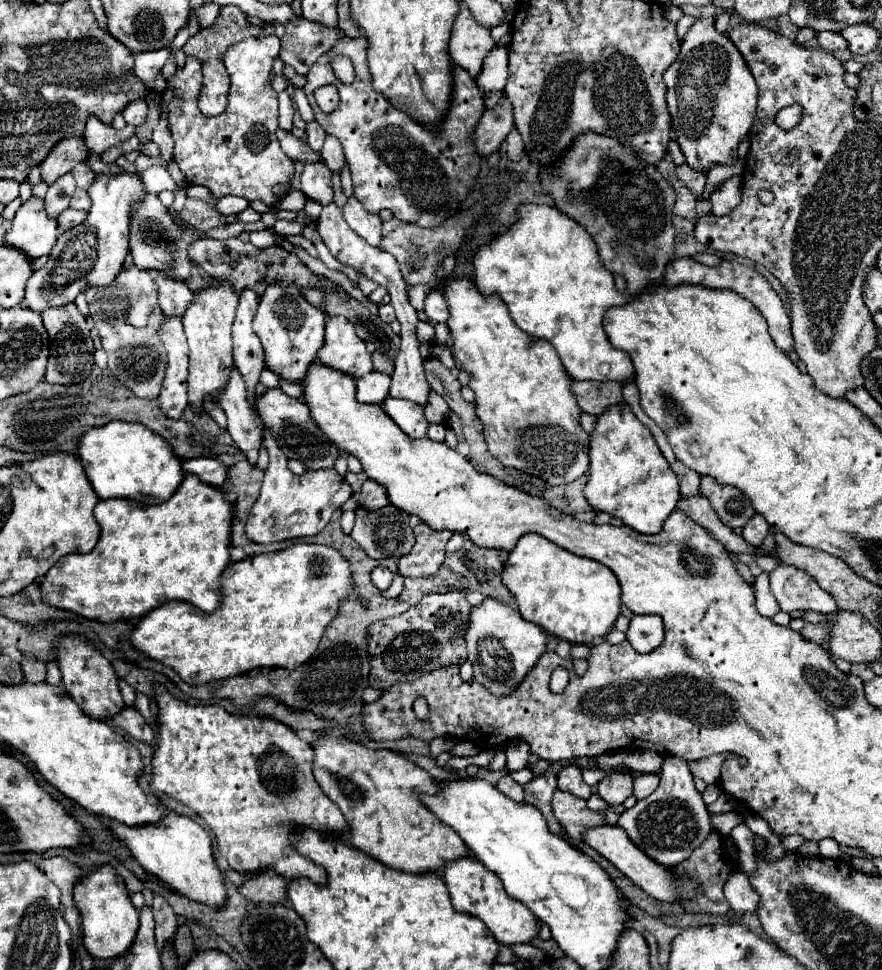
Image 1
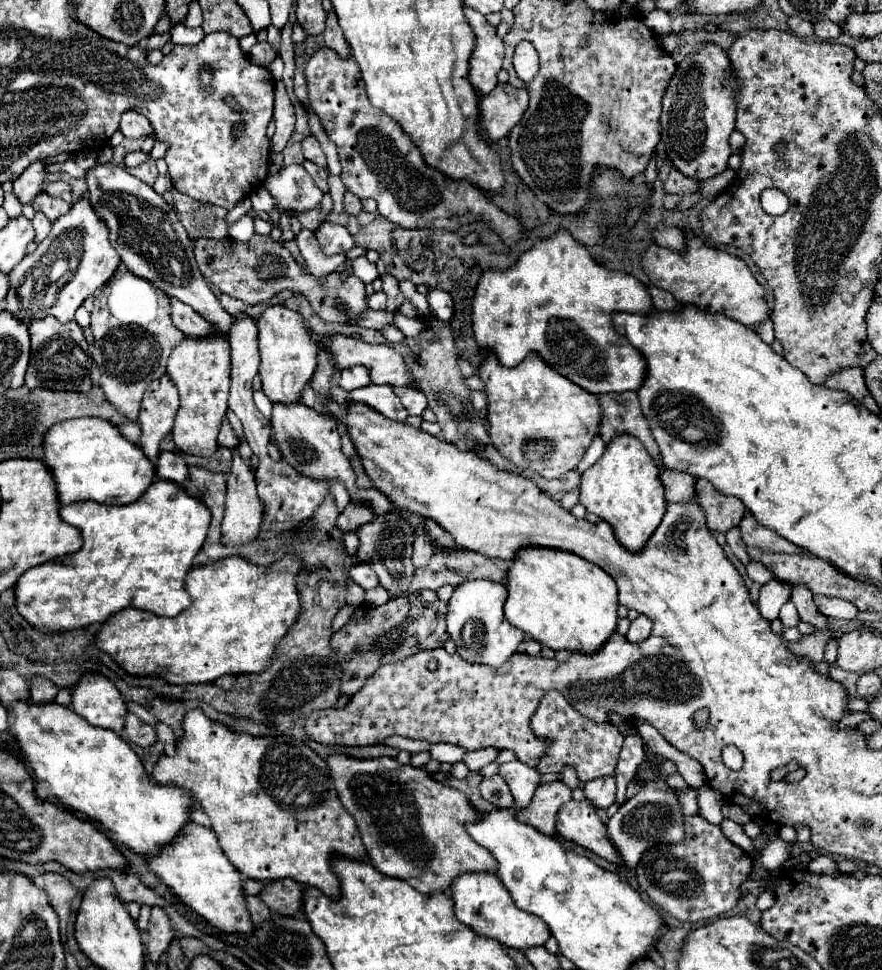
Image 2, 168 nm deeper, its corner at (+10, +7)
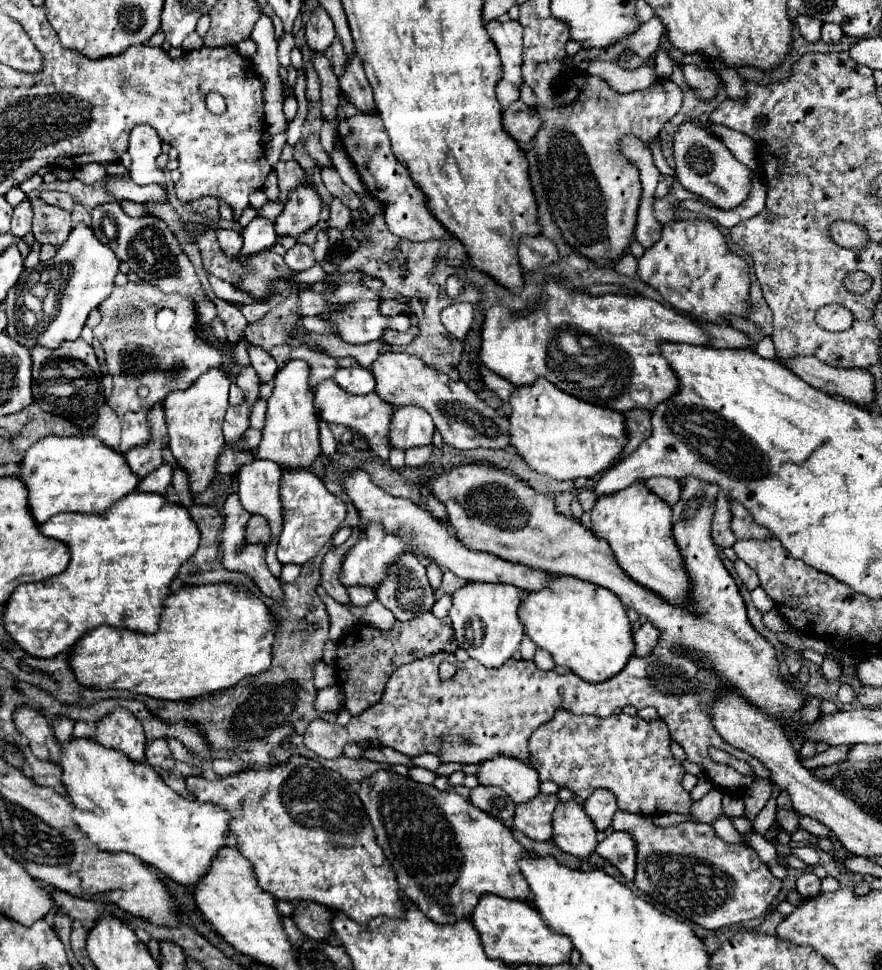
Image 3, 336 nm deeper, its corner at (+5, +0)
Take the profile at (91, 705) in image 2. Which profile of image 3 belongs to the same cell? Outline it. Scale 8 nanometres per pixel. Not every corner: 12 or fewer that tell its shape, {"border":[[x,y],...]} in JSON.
{"border":[[114,708],[96,720],[94,738],[136,762],[146,736],[130,710]]}

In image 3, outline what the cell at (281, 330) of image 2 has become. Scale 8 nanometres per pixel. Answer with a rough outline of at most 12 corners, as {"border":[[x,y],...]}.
{"border":[[288,360],[258,458],[306,468],[320,450],[310,366]]}

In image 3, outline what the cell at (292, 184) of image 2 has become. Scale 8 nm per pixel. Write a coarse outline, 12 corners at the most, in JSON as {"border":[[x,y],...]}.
{"border":[[306,182],[288,192],[274,220],[278,236],[298,238],[320,220],[322,198]]}

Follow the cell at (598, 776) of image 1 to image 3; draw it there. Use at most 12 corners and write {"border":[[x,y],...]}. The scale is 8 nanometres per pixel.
{"border":[[618,810],[636,886],[706,930],[762,916],[780,880],[710,824]]}

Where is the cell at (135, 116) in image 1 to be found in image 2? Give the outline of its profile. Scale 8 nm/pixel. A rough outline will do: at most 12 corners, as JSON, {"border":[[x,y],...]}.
{"border":[[137,111],[121,117],[119,131],[129,137],[153,137],[151,123]]}

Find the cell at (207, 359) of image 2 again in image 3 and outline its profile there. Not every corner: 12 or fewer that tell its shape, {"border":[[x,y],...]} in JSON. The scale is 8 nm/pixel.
{"border":[[230,378],[166,396],[168,446],[192,494],[216,476]]}

